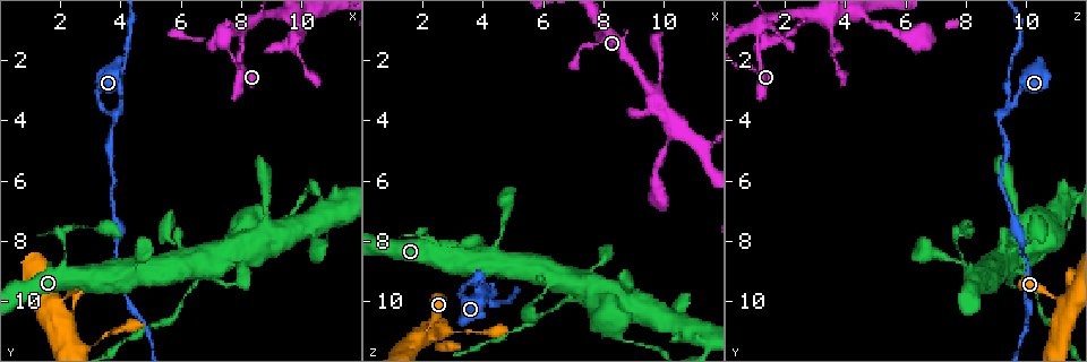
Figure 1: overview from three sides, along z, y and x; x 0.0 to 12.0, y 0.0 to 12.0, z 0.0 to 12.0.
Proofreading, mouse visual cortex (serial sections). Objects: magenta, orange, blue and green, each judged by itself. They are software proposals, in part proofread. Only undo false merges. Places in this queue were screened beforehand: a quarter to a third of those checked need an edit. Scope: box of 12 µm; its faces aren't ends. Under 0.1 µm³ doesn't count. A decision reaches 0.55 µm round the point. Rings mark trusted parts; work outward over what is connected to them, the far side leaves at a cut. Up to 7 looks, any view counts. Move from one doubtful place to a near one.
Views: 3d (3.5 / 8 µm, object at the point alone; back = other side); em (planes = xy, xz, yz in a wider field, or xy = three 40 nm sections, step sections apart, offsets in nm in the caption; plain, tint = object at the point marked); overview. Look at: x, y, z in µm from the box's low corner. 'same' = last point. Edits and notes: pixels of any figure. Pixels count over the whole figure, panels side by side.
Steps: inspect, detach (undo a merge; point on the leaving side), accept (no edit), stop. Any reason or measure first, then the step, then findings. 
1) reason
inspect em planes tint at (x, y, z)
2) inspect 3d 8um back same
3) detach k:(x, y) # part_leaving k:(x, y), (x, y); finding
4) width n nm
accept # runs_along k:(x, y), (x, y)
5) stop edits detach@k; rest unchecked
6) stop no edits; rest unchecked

sharp bend
inspect 3d 8um at (2.2, 8.4, 7.8)

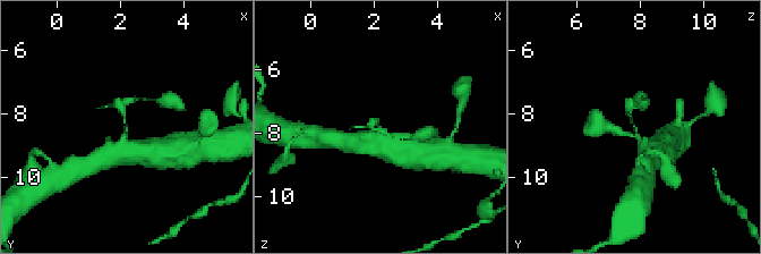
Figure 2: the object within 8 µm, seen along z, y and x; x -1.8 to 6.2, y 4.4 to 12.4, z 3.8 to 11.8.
arm_widths 200, 400 nm
inspect em xy step 5 tint at (2.2, 8.4, 7.8)

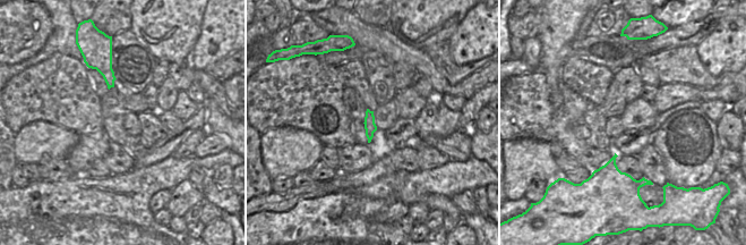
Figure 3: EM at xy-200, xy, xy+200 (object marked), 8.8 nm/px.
detach 2:(162, 102) # a second cell is stuck on

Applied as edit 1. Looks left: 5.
sharp bend
inspect 3d 3.5um at (3.9, 3.8, 9.2)

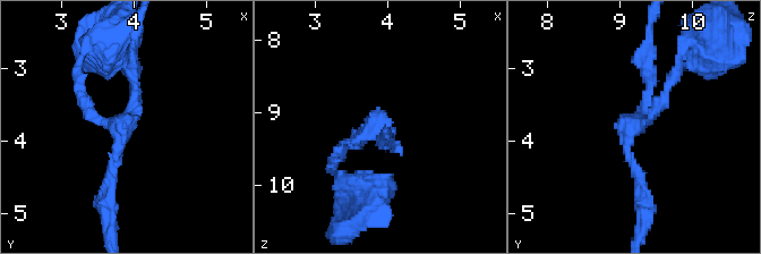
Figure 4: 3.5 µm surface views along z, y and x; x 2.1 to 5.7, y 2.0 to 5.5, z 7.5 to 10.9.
arms 3; arm_widths 150, 150, 150 nm; need the tissue
inspect em planes tint at (3.80, 3.75, 9.25)

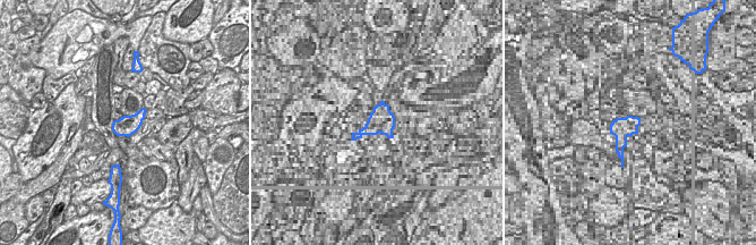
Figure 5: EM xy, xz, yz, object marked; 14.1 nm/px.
accept # runs_along 4:(78, 83), (88, 113), (120, 124), (110, 194); one cell here

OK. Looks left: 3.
narrows sharply
inspect 3d 3.5um at (8.9, 7.6, 9.8)

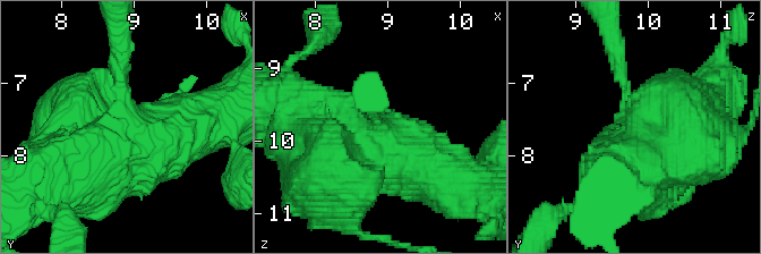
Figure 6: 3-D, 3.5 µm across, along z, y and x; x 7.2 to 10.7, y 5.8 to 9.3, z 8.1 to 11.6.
need the tissue
inspect em xy step 2 tint at (8.85, 7.55, 9.85)

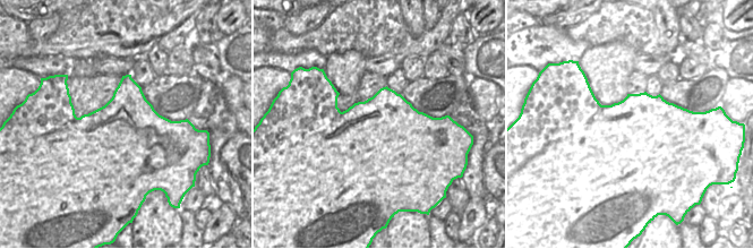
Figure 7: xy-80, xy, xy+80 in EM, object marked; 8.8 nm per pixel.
detach 6:(358, 213) # part_leaving 6:(310, 154), (310, 171), (290, 183); a second cell is stuck on

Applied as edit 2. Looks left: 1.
stop edits detach@2, detach@6; rest unchecked

